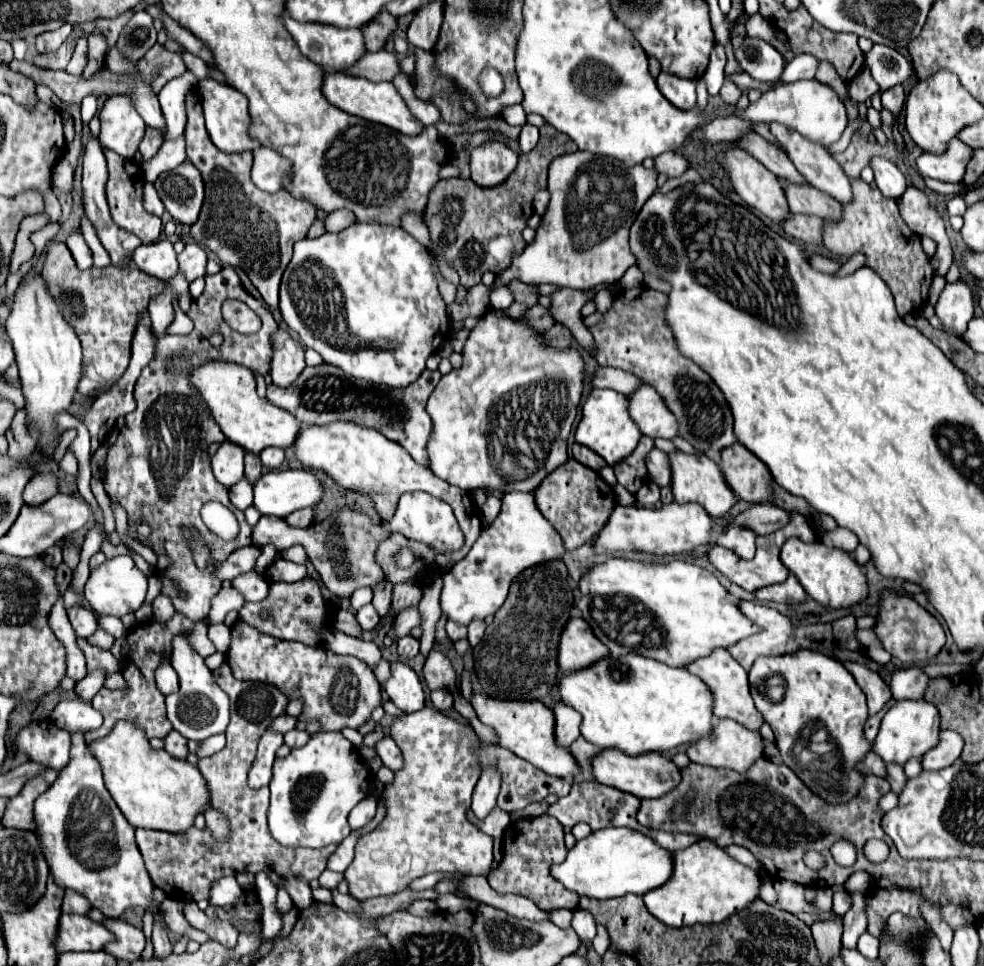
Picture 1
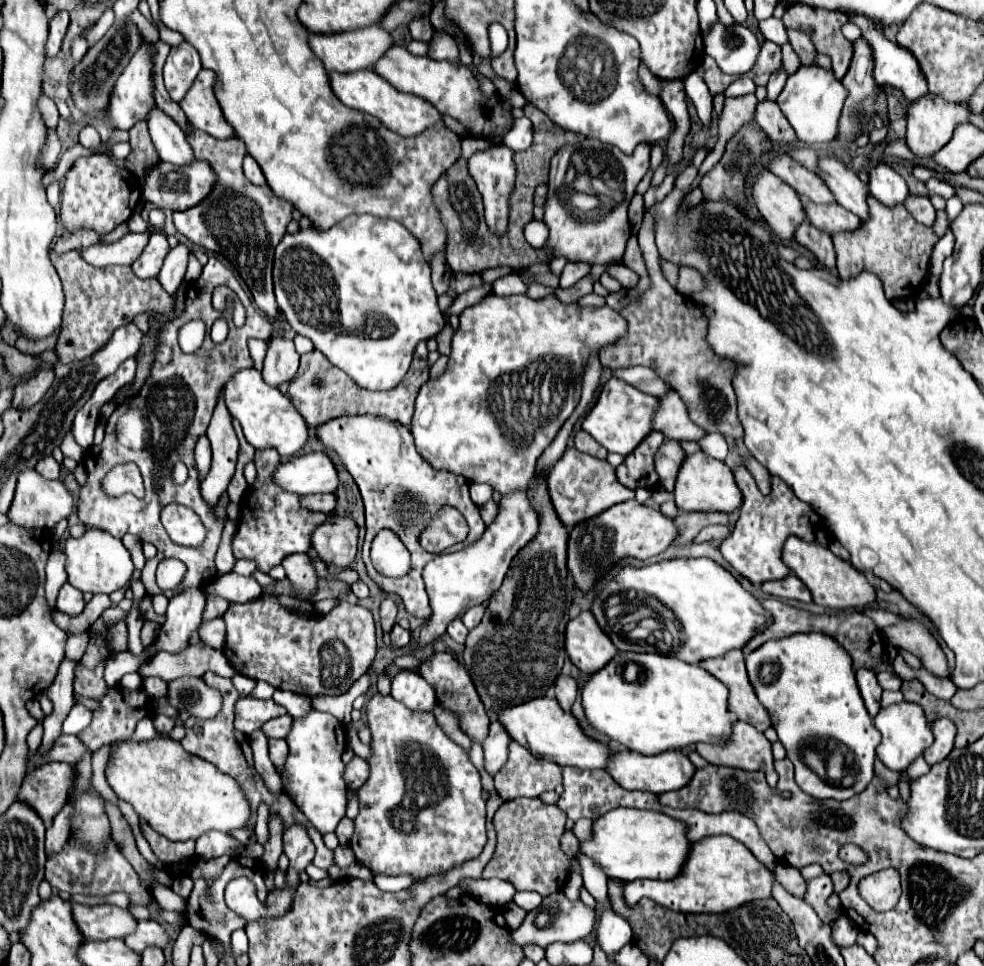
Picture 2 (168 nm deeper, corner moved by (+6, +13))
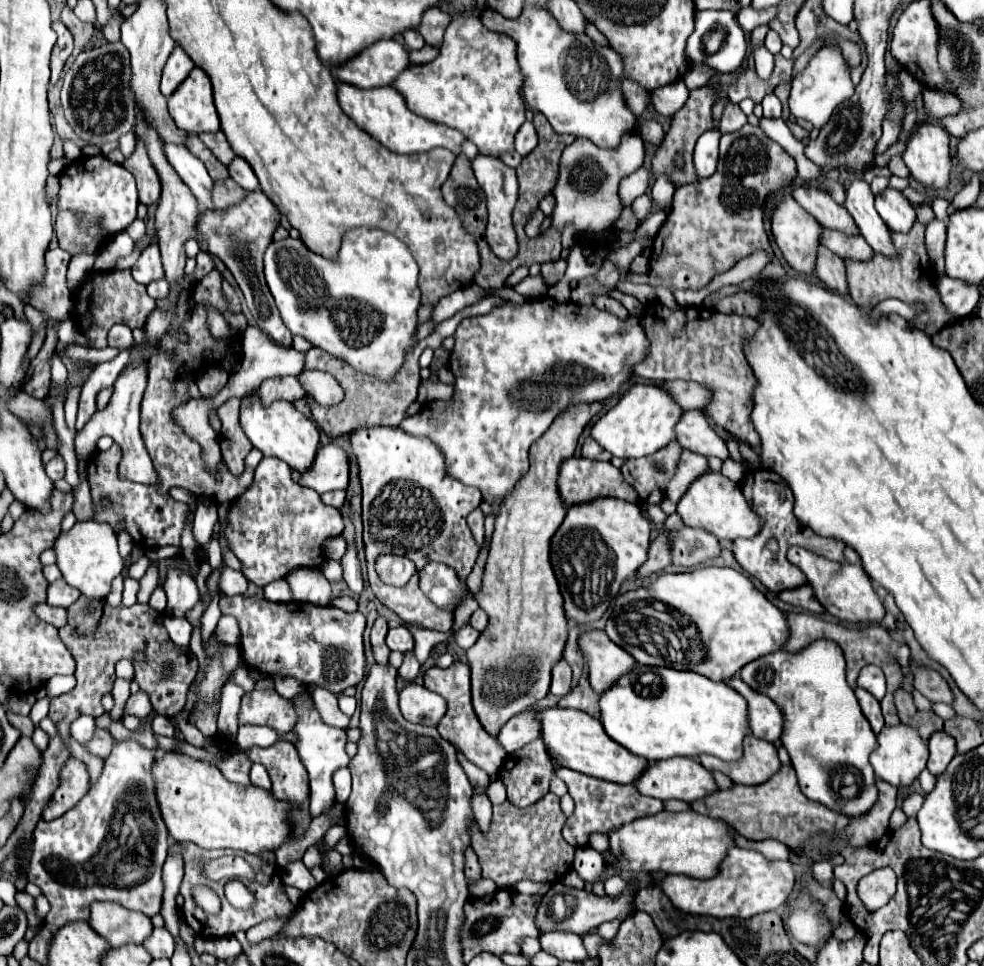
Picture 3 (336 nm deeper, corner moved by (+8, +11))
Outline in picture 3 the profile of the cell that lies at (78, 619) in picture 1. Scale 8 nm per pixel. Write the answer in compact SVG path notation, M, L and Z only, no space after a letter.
M58 579L48 585L48 605L70 607L80 597L80 591L70 587L64 579Z

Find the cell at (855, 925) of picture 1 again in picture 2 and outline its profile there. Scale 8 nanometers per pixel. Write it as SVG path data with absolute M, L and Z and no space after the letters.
M840 915L834 925L832 925L832 939L838 947L844 947L844 945L854 945L856 943L856 937L858 937L858 929L854 927L852 919L848 919L848 915Z

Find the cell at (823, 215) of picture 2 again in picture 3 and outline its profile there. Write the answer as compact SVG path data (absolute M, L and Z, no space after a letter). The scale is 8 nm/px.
M824 229L822 245L848 261L870 261L874 257L874 251L862 235L846 237L846 233L834 233L830 229Z

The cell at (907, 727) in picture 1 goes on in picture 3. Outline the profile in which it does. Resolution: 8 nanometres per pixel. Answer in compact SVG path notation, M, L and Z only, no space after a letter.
M896 725L896 727L884 727L878 735L878 747L870 755L870 763L874 767L874 773L878 779L894 785L894 787L910 787L928 761L928 747L918 737L916 729L910 729L908 725Z

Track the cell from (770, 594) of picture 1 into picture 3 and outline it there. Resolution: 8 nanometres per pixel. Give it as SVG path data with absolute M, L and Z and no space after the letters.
M802 585L802 587L792 589L792 591L782 591L778 597L784 603L802 607L802 609L806 609L810 613L822 613L824 611L824 607L820 605L820 601L814 597L814 589L810 585Z

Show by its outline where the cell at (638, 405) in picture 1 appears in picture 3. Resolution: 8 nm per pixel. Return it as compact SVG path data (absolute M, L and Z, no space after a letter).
M684 411L680 423L676 425L676 437L684 449L690 449L694 453L720 459L730 457L726 441L710 427L702 411Z

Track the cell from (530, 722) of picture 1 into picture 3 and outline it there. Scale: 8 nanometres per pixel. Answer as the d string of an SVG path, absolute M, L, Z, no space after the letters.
M544 709L540 711L540 721L542 721L542 739L546 741L548 753L556 757L564 767L570 767L578 773L628 785L634 783L648 767L646 759L634 757L632 753L626 753L626 749L622 749L616 741L610 741L610 737L606 737L606 731L602 729L602 723L584 711Z

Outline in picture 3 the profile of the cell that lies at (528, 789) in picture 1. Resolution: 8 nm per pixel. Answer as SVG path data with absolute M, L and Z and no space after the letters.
M538 739L508 755L498 777L506 783L508 799L516 807L528 807L548 793L552 773L550 753Z

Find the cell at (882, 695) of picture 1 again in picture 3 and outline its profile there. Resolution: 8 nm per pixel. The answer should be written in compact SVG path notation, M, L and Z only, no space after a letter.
M856 689L856 697L860 701L864 717L872 725L872 731L880 733L882 727L884 727L884 719L882 719L882 713L880 713L880 701L876 697L872 697L870 693L866 693L864 689Z

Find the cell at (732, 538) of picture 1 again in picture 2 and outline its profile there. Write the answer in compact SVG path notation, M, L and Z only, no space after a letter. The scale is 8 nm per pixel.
M708 525L708 527L704 527L702 529L702 533L694 539L694 541L716 541L716 543L720 543L722 539L726 539L726 535L730 535L732 531L728 529L728 527L724 527L724 525Z

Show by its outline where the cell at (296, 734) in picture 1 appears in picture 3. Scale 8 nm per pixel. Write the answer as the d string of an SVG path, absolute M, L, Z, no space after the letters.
M240 725L238 737L236 737L236 743L238 743L242 749L248 749L248 747L270 747L270 745L274 745L276 741L295 743L297 741L297 736L295 733L289 732L284 734L284 737L278 737L278 733L272 731L270 727Z

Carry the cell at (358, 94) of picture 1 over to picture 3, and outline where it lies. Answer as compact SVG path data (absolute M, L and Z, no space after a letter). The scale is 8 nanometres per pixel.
M340 83L338 85L338 101L340 101L340 107L344 109L344 113L360 129L364 129L368 135L372 135L378 143L382 143L392 153L414 155L414 153L426 153L436 147L444 147L444 149L452 151L454 155L460 155L462 143L466 141L466 137L460 131L450 129L440 123L434 123L434 121L428 121L428 119L412 113L406 107L404 97L394 87L390 87L390 89L354 89L354 85Z

